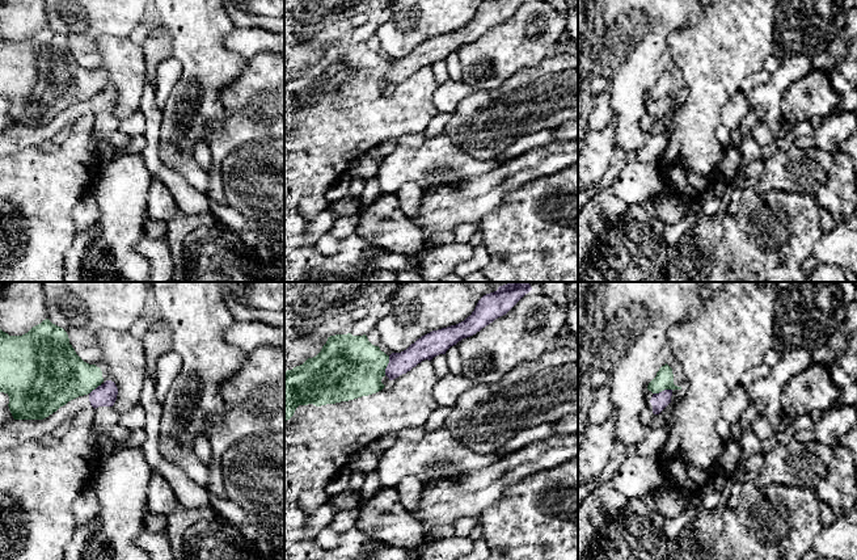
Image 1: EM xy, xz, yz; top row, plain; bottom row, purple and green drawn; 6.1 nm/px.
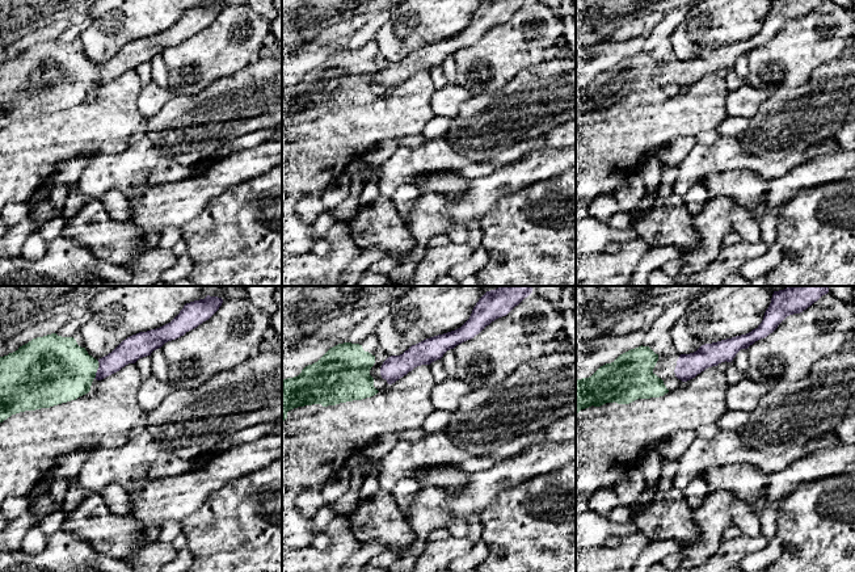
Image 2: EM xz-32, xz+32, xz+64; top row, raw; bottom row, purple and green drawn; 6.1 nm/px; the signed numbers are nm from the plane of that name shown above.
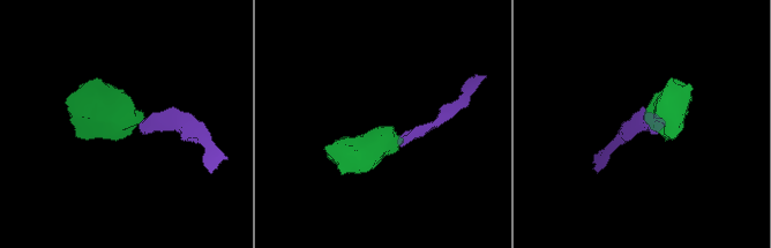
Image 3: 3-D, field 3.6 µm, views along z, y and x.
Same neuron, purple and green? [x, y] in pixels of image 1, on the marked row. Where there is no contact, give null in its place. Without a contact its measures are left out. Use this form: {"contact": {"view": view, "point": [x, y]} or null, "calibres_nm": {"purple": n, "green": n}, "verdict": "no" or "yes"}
{"contact": {"view": "xz", "point": [388, 365]}, "calibres_nm": {"purple": 140, "green": 380}, "verdict": "no"}

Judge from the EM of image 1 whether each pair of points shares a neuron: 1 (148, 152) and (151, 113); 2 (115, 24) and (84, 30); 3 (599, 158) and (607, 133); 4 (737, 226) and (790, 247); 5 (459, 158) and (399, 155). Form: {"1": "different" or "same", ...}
{"1": "same", "2": "same", "3": "same", "4": "same", "5": "same"}

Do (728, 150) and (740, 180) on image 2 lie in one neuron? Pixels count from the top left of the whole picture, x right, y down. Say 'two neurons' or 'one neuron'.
two neurons

